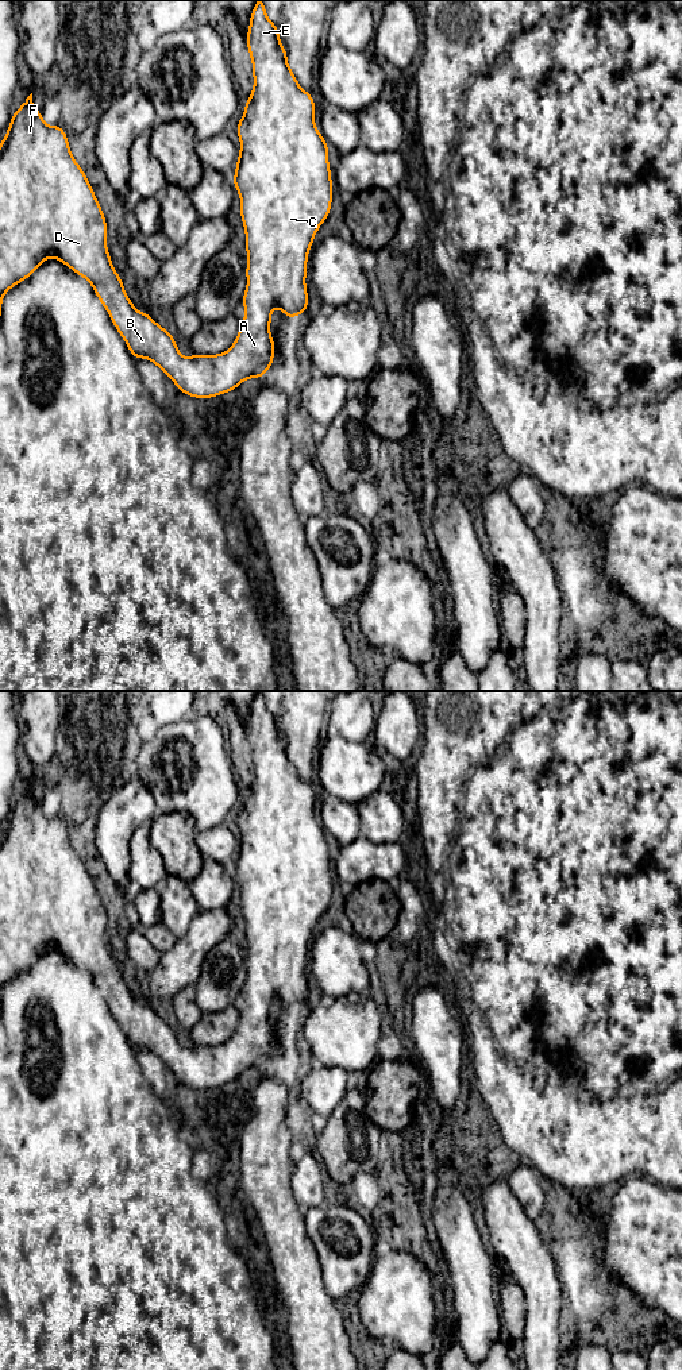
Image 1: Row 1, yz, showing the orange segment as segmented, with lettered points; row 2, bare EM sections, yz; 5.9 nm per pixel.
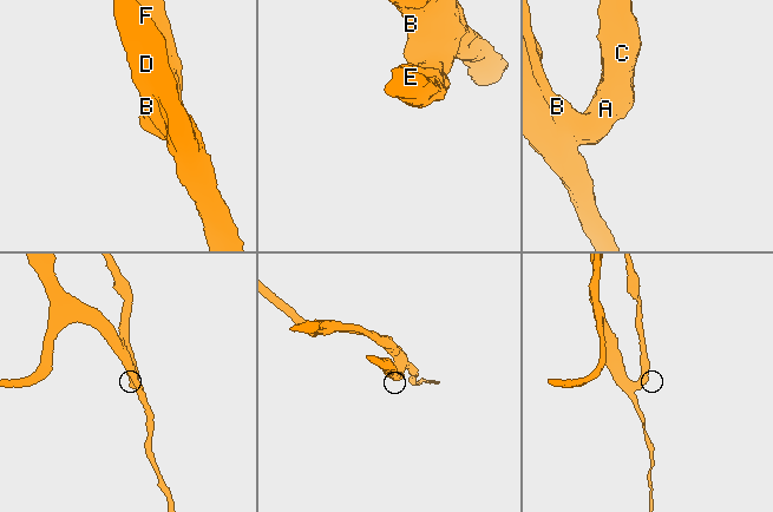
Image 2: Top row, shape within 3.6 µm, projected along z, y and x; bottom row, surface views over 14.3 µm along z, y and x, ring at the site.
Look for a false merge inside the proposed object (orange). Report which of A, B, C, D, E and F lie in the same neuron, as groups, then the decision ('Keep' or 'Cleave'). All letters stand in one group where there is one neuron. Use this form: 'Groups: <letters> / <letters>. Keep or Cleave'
Groups: A B C D E F. Keep

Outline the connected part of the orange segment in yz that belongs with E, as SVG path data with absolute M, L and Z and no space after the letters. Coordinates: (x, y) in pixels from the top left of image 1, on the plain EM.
M257 691L253 699L246 734L253 752L254 780L244 792L244 806L236 817L240 842L235 857L236 864L232 868L234 877L240 887L240 908L246 923L247 979L242 988L246 1007L240 1012L239 1024L230 1041L217 1046L194 1045L184 1049L169 1022L159 1018L151 1006L135 1000L123 979L120 966L112 957L107 941L107 911L95 883L70 844L66 823L59 815L49 818L43 814L41 802L32 794L32 784L18 802L14 802L8 822L0 834L0 1010L4 985L30 969L47 949L57 949L77 966L89 972L134 1050L146 1049L157 1056L186 1087L212 1089L235 1081L247 1069L263 1069L271 1060L276 1041L270 1026L271 999L277 996L290 1012L297 1006L307 1004L308 943L317 921L331 903L332 871L328 835L315 818L315 791L311 784L300 779L289 759L288 742L280 733L277 717L266 706L263 691Z

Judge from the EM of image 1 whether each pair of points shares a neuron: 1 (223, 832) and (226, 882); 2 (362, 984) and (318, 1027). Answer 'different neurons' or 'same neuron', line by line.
1: same neuron
2: different neurons

